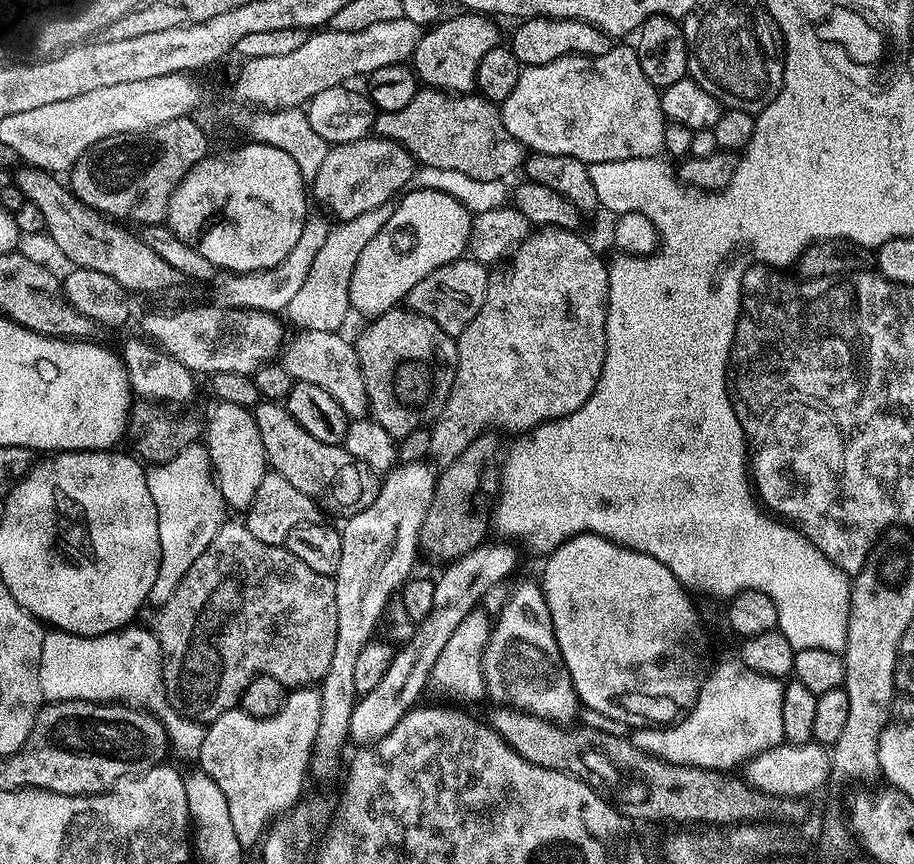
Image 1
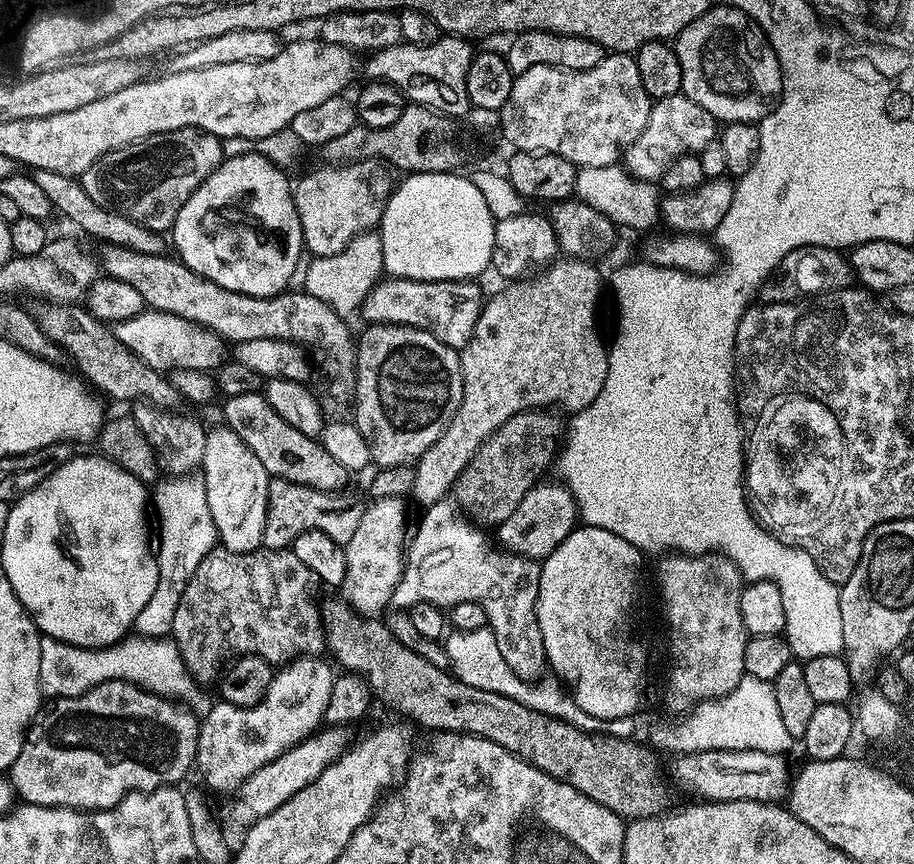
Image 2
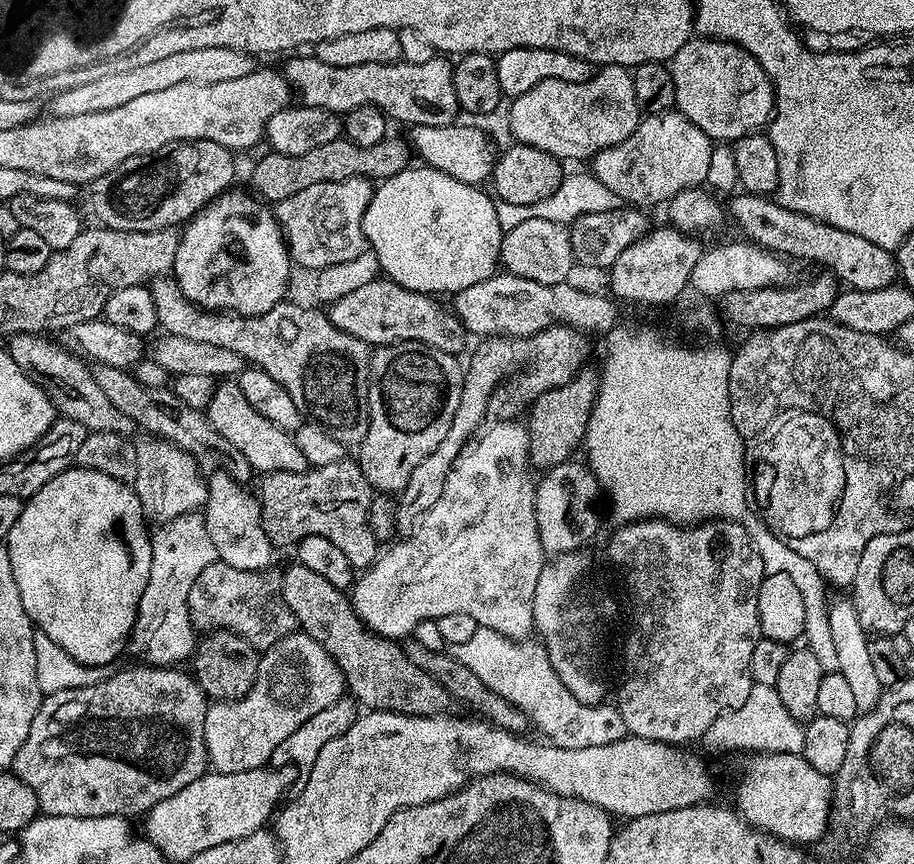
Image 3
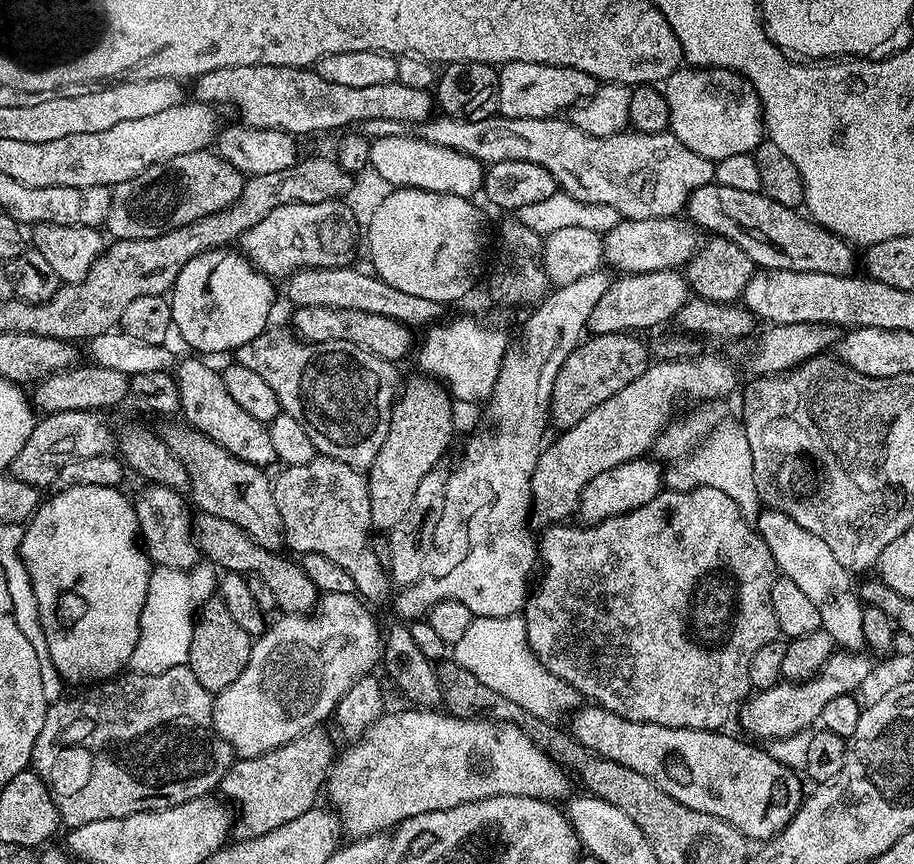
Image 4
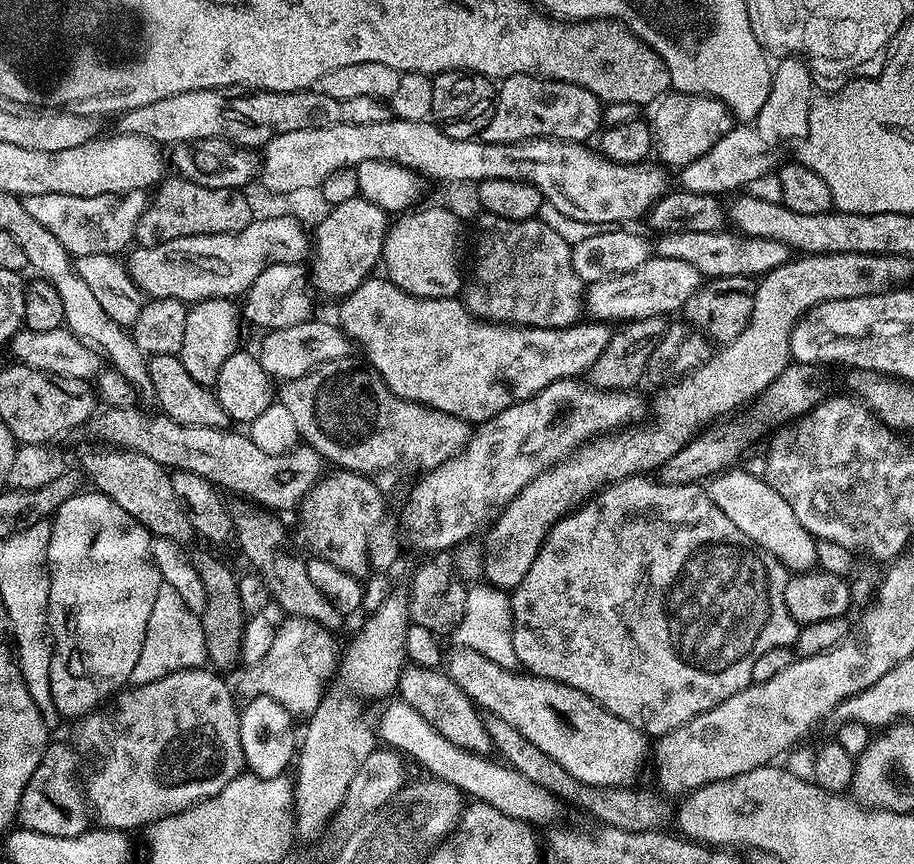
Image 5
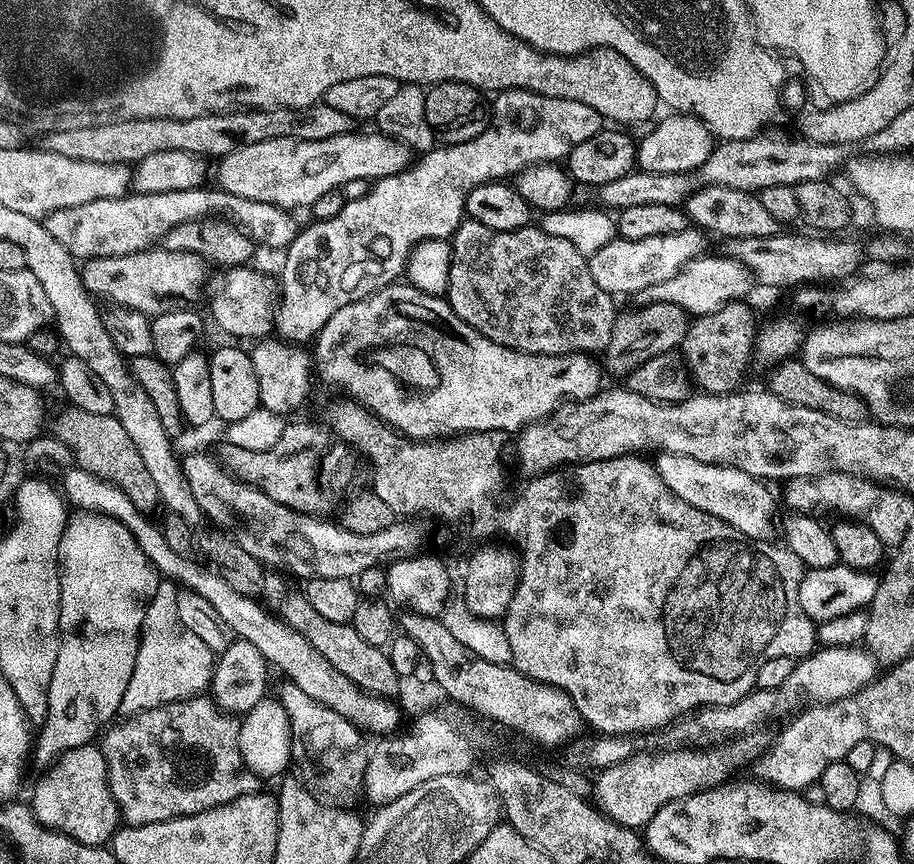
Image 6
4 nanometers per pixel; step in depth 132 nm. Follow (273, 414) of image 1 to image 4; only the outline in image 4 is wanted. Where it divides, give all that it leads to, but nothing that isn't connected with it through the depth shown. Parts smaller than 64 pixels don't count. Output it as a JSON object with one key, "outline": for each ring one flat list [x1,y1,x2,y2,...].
{"outline":[[203,359,184,360,175,365,174,375,176,385,180,391,180,412,186,421,187,427,196,429,203,436,209,436,218,446,222,446,234,458,242,462,250,462,254,466,267,469,268,464,277,463,274,445,270,442,270,434,265,424,258,422,226,390,226,382,219,371,215,372,208,364,203,364]]}

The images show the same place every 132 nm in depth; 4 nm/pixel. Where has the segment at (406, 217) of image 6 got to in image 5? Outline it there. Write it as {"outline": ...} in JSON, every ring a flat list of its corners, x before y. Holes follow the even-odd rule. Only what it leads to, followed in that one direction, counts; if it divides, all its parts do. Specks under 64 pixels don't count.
{"outline":[[514,74,499,81,496,105,482,138,495,144,513,144,523,140,551,138,588,142,601,131,605,105,590,90,561,80],[355,196,350,198,350,202,332,206,325,220,315,225,314,259,310,264,310,276,319,291,321,288,328,296,343,298,349,296,361,282,369,279,373,271,371,268,375,264,377,267,382,260,380,217,380,208]]}

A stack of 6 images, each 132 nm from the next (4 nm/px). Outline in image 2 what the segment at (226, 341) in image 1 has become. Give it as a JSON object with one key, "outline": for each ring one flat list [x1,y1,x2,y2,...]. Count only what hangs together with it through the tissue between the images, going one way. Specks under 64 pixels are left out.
{"outline":[[145,310,134,314,134,318,126,318,126,322,118,322,114,331,122,346,142,358,142,362,146,362,146,366,150,366,155,372,170,374,181,368,211,373,219,369,226,360,226,342,219,334,177,314]]}

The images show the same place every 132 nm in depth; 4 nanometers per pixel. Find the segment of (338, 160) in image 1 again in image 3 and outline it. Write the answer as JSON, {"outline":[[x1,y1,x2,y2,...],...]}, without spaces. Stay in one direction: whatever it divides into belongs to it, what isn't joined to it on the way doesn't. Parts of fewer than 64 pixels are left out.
{"outline":[[359,176,338,182,314,182,314,186,306,186,306,190,298,190,298,194,290,194,290,198,279,201,274,211,280,229,284,231,284,241,288,244,288,255,293,265,319,270,338,266,338,262,350,262,350,258,358,258,358,254,366,251,364,215,372,201,373,191,373,181]]}

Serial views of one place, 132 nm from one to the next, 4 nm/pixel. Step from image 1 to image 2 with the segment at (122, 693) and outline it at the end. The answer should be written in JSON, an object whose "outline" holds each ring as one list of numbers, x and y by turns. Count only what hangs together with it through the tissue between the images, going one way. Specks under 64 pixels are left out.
{"outline":[[129,634,108,648,79,648,44,636,40,641,40,649,42,662,38,662,38,674,40,690,45,697,81,696,102,682,124,680,156,696,179,702,196,714,203,714,210,707,210,700,200,693,203,692,201,687,186,670,176,641,171,638]]}

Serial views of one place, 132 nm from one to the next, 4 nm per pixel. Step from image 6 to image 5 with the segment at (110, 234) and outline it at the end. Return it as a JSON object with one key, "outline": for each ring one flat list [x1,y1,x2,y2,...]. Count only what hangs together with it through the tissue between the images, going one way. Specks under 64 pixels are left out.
{"outline":[[143,191,121,192,118,196,98,194,94,198,82,198,78,194,30,194,23,197,23,201,26,214,50,230,68,255,75,258,90,254,116,256,124,247,127,249,133,243,146,196]]}

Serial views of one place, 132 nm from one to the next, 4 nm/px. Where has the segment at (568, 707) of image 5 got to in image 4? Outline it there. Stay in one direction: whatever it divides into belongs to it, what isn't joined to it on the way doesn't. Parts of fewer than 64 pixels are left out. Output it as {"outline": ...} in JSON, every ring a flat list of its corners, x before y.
{"outline":[[599,706,577,707,570,719,571,736,589,752,642,774,651,784,670,794,670,798,682,802,682,806,690,806,690,810,702,810,706,814,714,814,714,818,722,818,722,822,730,822,730,826,737,828,752,842,763,842,779,836,800,809,806,795,805,789,800,789,797,769,783,764,771,751,764,749,763,752,755,748,760,747,755,743,747,744,736,736,727,736,724,730,643,724,622,718]]}

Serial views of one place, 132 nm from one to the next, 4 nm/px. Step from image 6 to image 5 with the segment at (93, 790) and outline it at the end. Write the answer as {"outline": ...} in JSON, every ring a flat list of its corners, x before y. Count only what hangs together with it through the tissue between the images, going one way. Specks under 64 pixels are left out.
{"outline":[[56,742,49,743,47,750,42,754,42,762,38,762,38,770,34,770,34,774,30,774,30,782,26,782,26,790,22,790,22,802,18,806,16,811,16,820,18,821,19,827,25,828,26,830,34,830,38,834,54,834,58,838,74,838,78,834,89,831,90,823,88,824,88,816,90,820,90,812,86,807,85,797,82,795,82,788,76,785,76,756,67,748,64,744,56,744]]}

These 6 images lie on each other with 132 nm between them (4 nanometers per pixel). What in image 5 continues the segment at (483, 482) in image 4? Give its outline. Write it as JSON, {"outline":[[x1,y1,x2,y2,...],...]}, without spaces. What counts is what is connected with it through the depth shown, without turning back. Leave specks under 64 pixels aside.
{"outline":[[652,254,634,270,587,285,586,312,596,322,631,322,651,316,667,317,668,312,679,313,686,298,690,298,690,294,694,294,701,283,700,272,694,270,690,262,678,262,678,258,662,258]]}

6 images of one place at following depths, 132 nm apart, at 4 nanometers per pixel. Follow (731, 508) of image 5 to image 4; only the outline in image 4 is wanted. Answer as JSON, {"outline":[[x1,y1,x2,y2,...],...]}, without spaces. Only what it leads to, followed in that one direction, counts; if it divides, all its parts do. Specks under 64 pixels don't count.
{"outline":[[782,510,761,511,754,521,754,527,766,542,779,575,790,578,794,586,799,586,806,598,814,602,820,615,820,627,826,634,830,634,830,638,834,638,837,649,863,649,862,614,865,605,860,599,857,585,852,585,853,573,844,568,838,558,834,558,830,546,826,546,826,542,822,542,818,534,810,534,810,530,798,526,798,522,794,522,794,518,790,518]]}

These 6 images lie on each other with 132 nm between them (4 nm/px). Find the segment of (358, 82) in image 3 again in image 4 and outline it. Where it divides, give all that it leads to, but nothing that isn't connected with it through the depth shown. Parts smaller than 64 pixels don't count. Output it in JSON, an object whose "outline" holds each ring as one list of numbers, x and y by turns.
{"outline":[[256,64,244,66,226,66,225,69,210,70,197,76,195,99,202,104,221,106,233,104,240,111,245,125,250,128,265,128,291,133,296,138,312,136,315,132,332,132,335,128,348,130,353,126,362,126,367,120,386,118,405,126,419,126,429,119,434,112,434,96,429,89,418,86,406,86,399,80,386,82,382,86,338,86,326,82,312,68,291,68,290,66,270,66]]}

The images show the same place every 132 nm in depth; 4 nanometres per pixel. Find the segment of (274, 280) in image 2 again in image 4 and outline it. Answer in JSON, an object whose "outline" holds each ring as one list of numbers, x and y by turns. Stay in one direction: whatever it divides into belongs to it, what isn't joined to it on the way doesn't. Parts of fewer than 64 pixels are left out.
{"outline":[[232,246,211,248,208,252,198,254,182,266,182,274,178,274,176,284,170,293,172,306,172,323,175,331,193,348,193,353,228,352,235,353,237,348,250,344,258,334,268,331,272,316,272,303,276,300,276,292,272,289,273,281,257,270,256,265,244,255,243,251]]}

